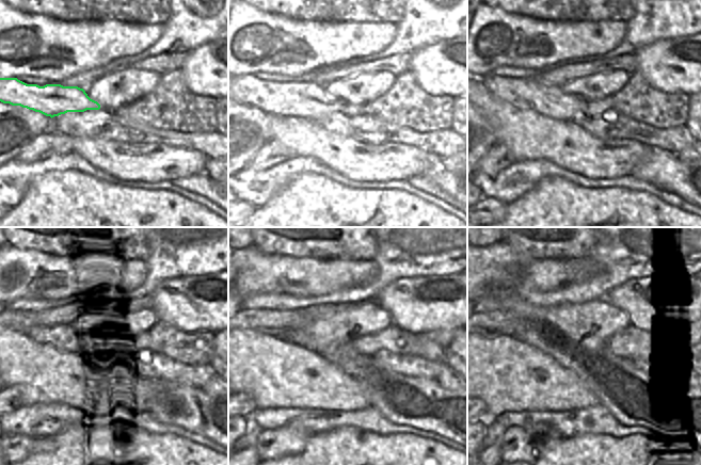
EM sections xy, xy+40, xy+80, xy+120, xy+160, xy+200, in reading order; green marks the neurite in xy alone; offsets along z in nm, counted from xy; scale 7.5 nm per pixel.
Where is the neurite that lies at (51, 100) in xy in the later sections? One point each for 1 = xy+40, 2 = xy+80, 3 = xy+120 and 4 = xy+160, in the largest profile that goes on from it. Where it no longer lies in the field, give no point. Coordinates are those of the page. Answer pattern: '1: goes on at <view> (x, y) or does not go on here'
1: goes on at xy+40 (303, 99)
2: goes on at xy+80 (552, 101)
3: goes on at xy+120 (66, 339)
4: goes on at xy+160 (430, 346)

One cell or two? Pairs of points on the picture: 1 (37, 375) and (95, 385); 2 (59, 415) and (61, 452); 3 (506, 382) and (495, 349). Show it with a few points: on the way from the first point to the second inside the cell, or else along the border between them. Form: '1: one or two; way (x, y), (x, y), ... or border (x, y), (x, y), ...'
1: one; way (51, 377), (61, 377), (81, 382)
2: two; border (83, 422), (77, 422), (51, 435), (35, 437)
3: one; way (505, 373), (495, 364), (495, 357)

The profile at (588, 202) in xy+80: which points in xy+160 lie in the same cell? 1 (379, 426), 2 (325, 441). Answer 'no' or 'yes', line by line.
1: no
2: yes

